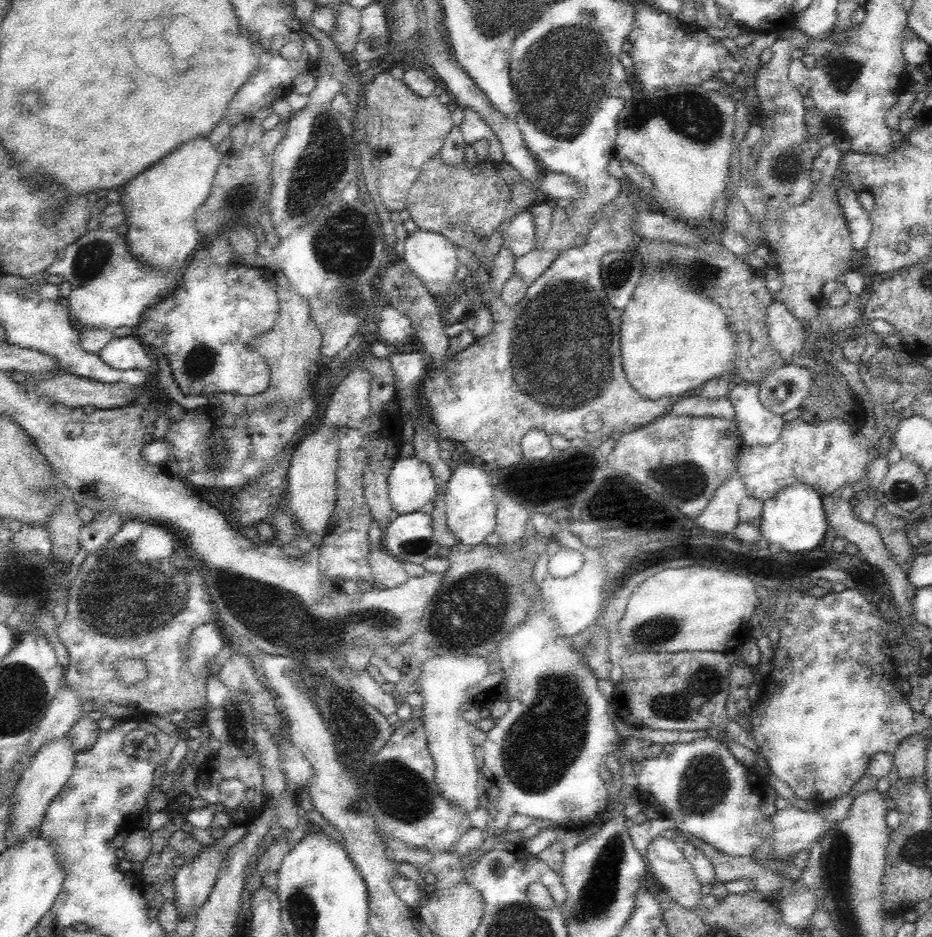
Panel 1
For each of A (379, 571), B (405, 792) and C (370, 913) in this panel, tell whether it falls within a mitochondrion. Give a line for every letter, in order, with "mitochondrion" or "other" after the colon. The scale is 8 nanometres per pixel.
A: other
B: mitochondrion
C: other

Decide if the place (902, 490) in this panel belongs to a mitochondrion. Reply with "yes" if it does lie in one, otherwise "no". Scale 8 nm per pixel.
yes

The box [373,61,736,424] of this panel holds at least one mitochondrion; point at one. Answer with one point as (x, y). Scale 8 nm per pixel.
(564, 356)

